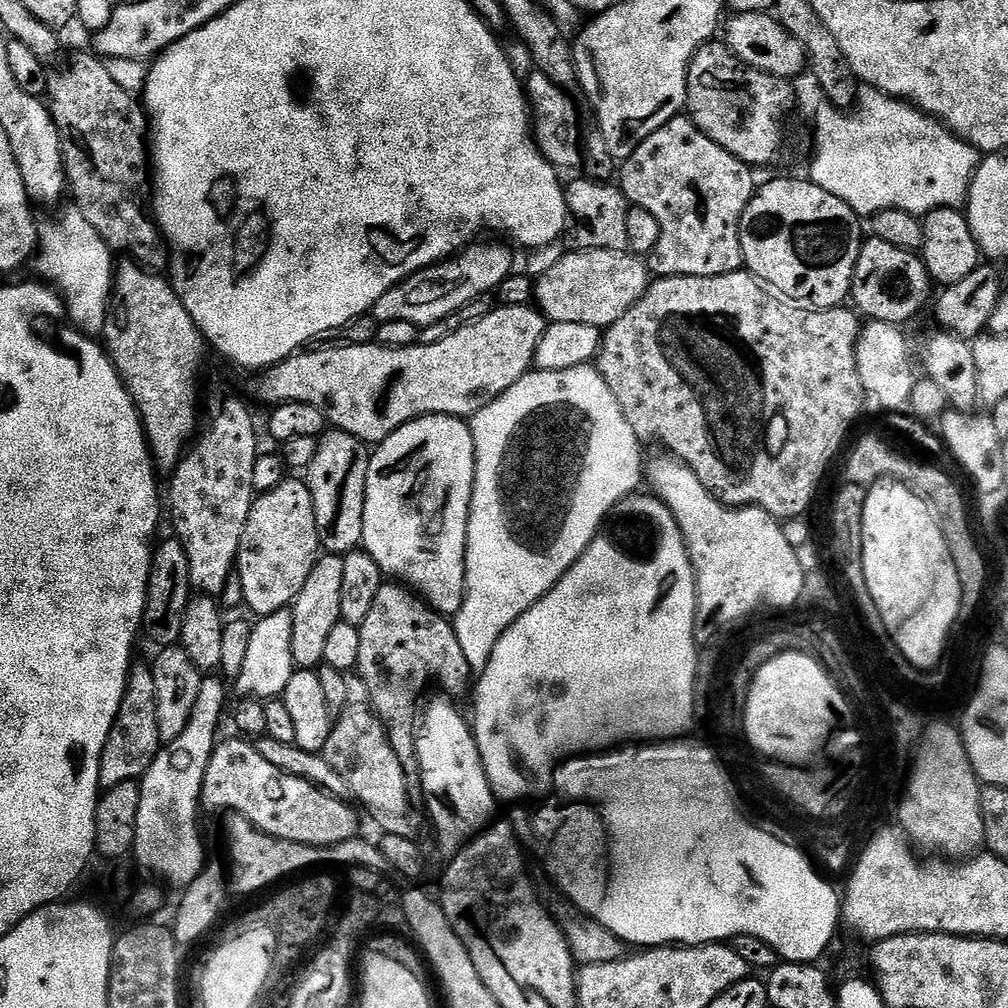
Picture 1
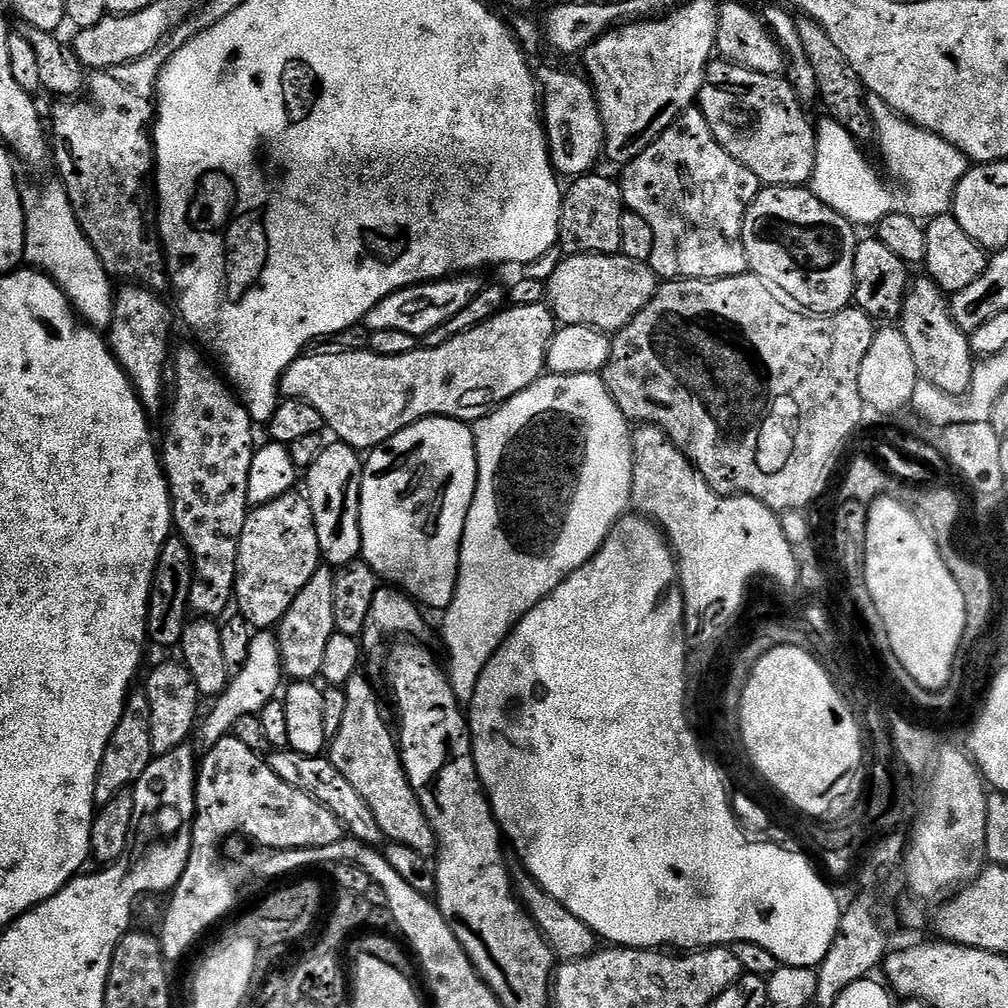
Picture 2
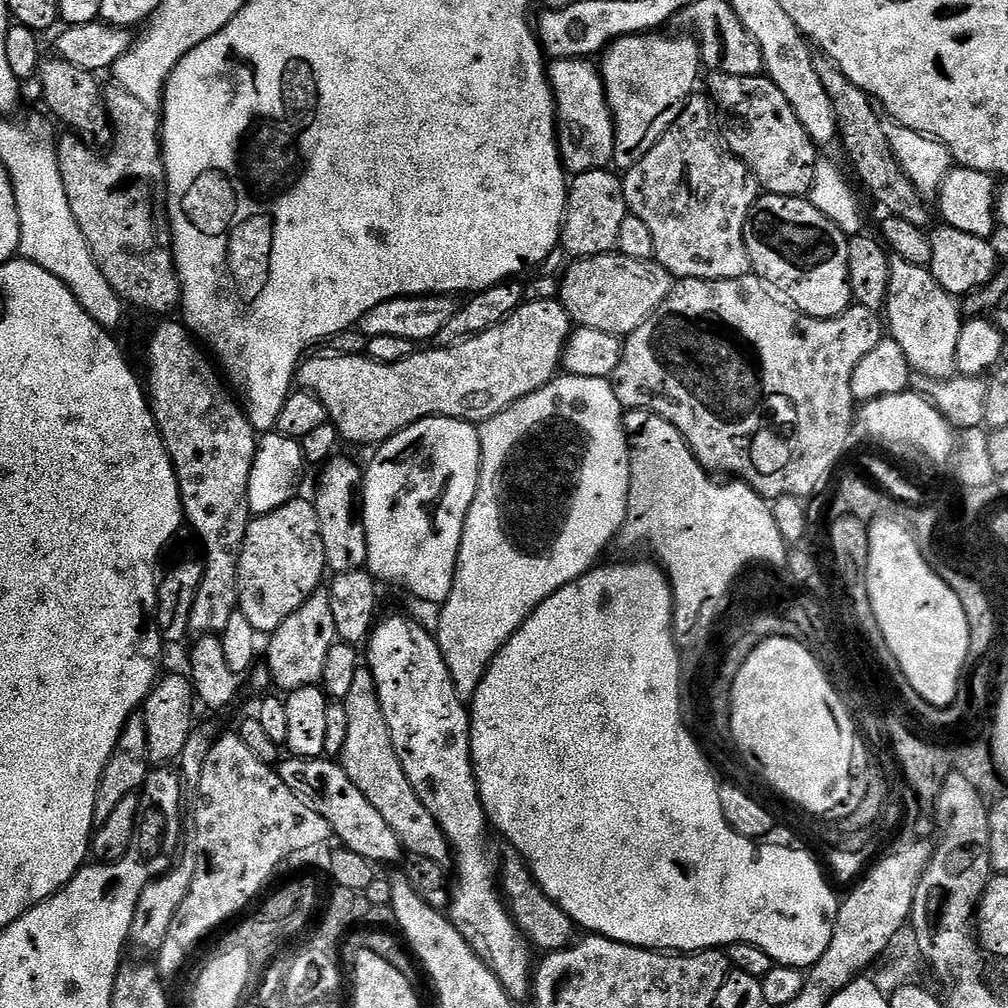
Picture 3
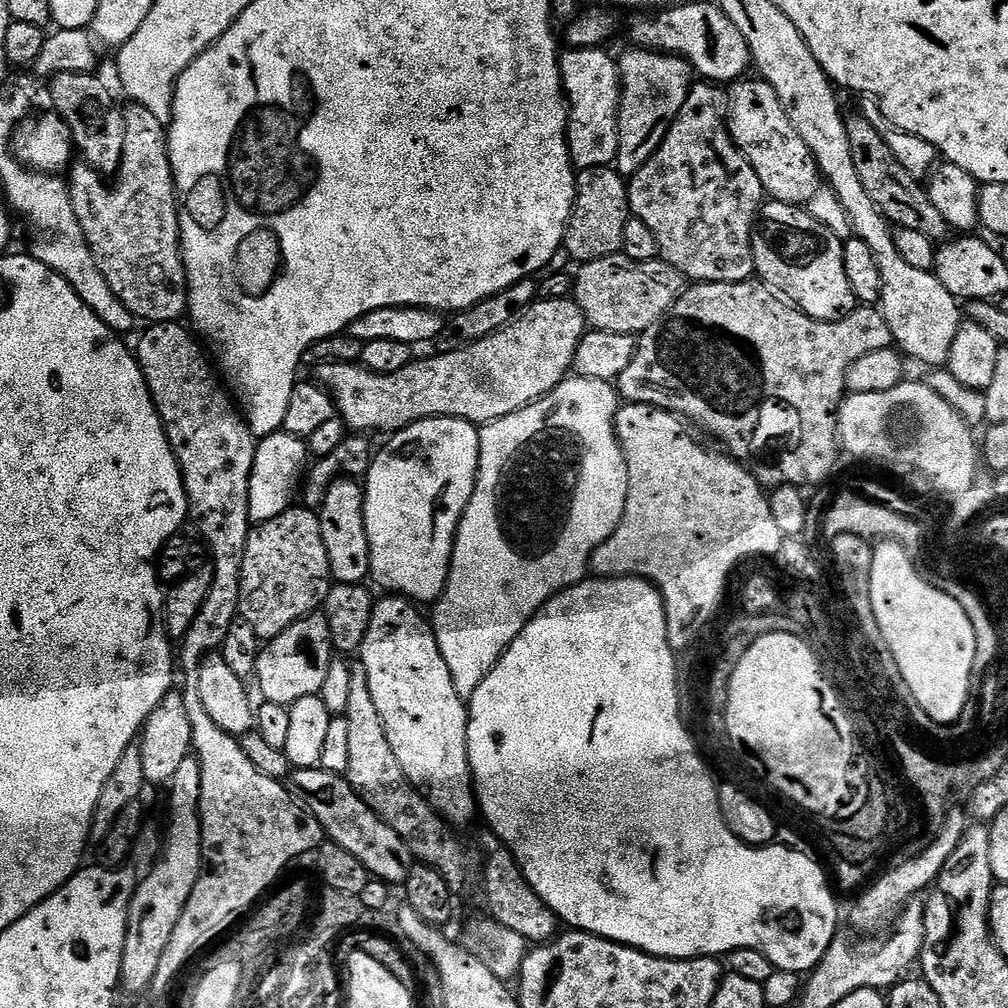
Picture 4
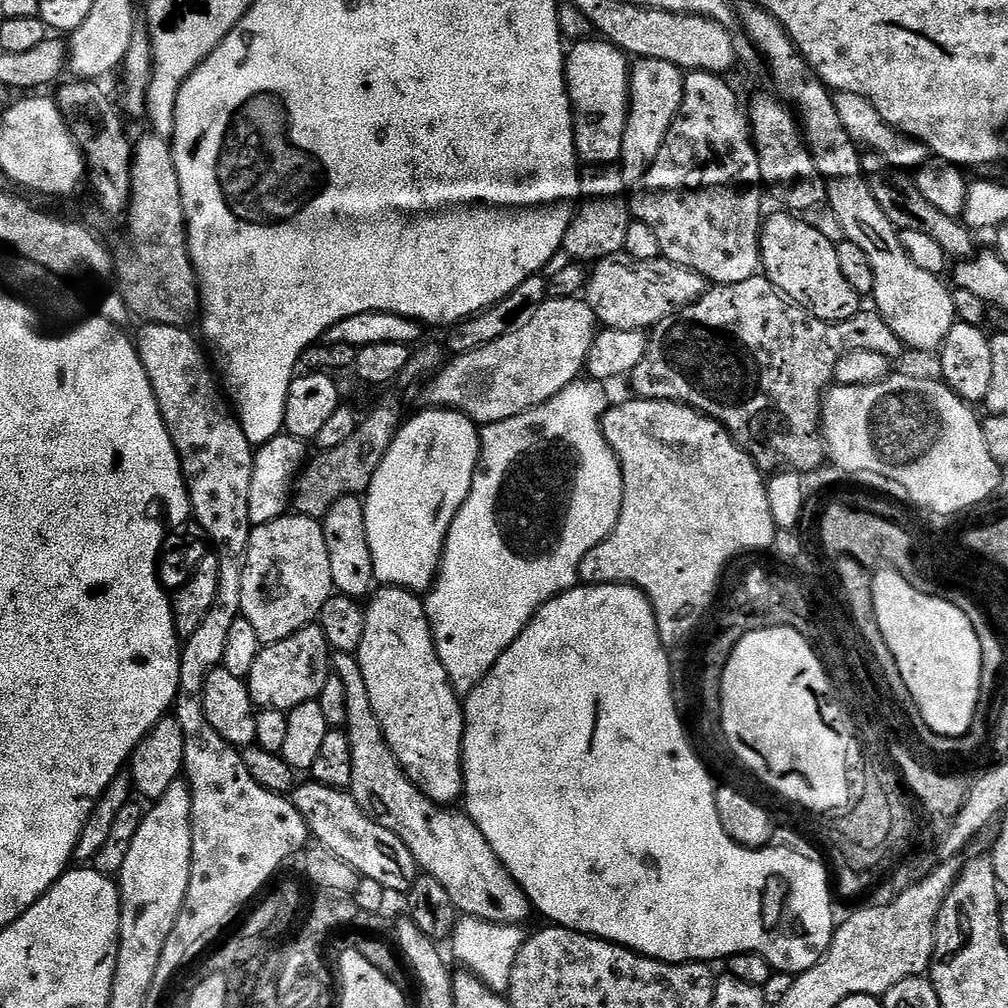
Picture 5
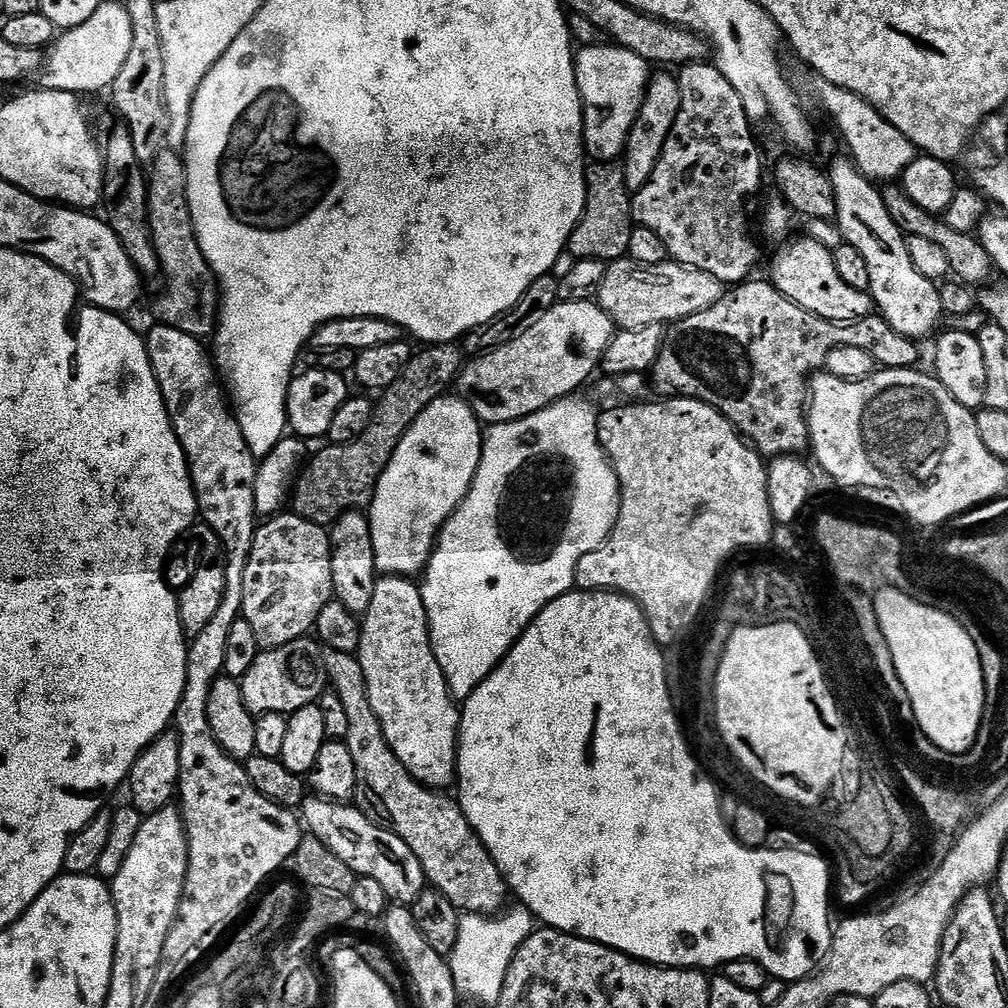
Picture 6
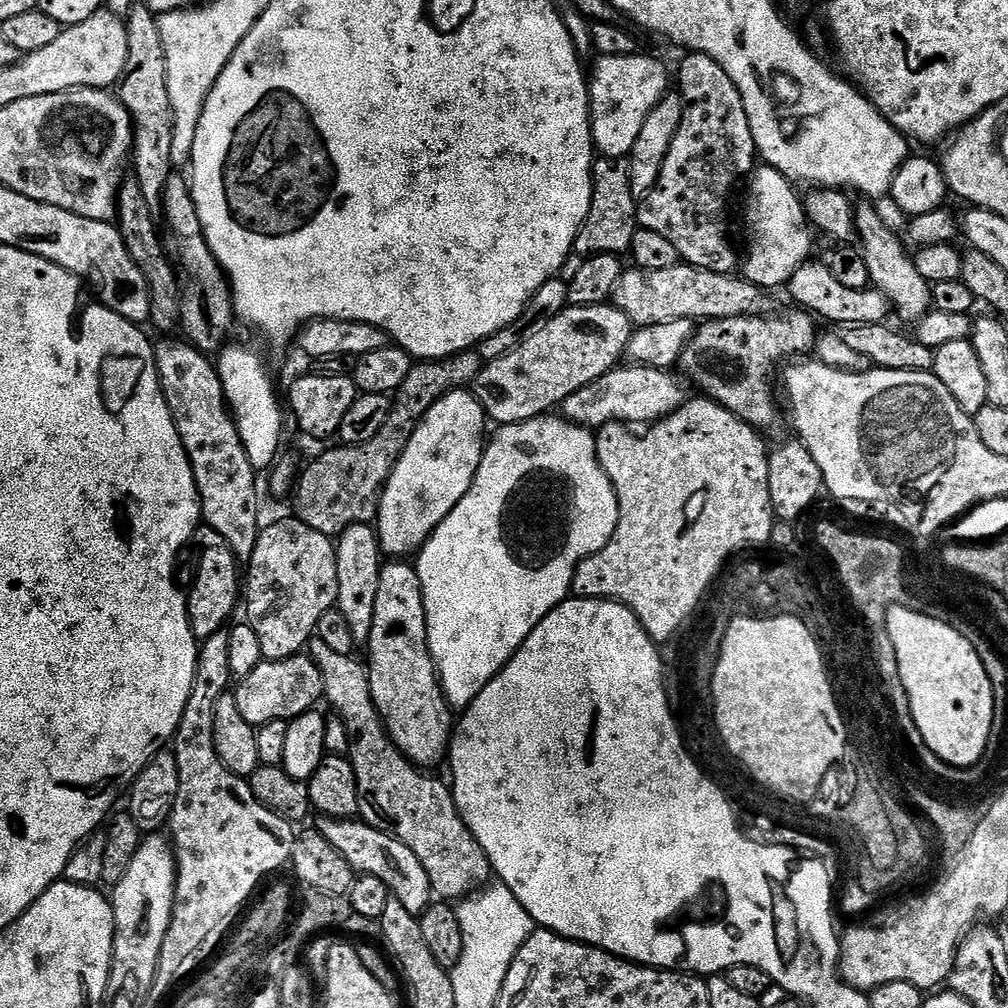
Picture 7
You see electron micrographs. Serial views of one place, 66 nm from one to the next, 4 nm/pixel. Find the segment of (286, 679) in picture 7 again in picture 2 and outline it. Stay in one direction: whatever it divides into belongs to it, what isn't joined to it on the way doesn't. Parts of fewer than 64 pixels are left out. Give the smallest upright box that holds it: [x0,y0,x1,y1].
[278,566,337,681]

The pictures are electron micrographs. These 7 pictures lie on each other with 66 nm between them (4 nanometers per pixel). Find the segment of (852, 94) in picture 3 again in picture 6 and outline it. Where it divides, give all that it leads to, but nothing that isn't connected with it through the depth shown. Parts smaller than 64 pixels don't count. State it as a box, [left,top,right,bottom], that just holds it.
[883,183,994,286]

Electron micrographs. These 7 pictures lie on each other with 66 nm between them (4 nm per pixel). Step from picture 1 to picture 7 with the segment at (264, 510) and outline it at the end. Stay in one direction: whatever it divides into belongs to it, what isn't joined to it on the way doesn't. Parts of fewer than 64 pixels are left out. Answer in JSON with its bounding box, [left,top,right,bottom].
[246,518,338,659]

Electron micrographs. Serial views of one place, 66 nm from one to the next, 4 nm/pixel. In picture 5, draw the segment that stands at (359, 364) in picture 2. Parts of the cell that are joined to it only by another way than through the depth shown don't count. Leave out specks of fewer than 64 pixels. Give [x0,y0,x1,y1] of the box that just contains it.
[427,298,598,426]

